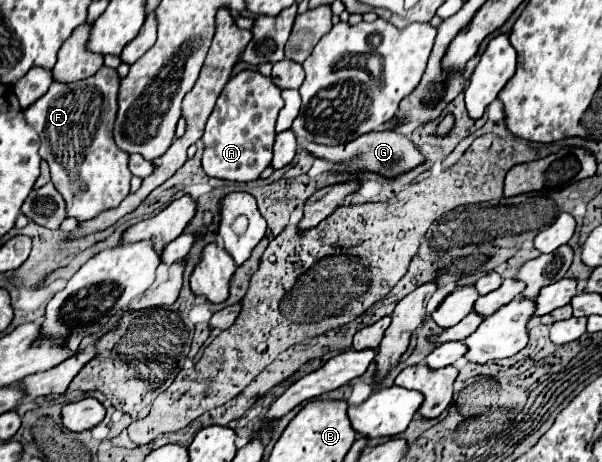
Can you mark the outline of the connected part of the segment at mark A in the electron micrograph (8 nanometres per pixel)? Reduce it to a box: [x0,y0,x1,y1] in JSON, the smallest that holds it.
[203,71,283,181]

